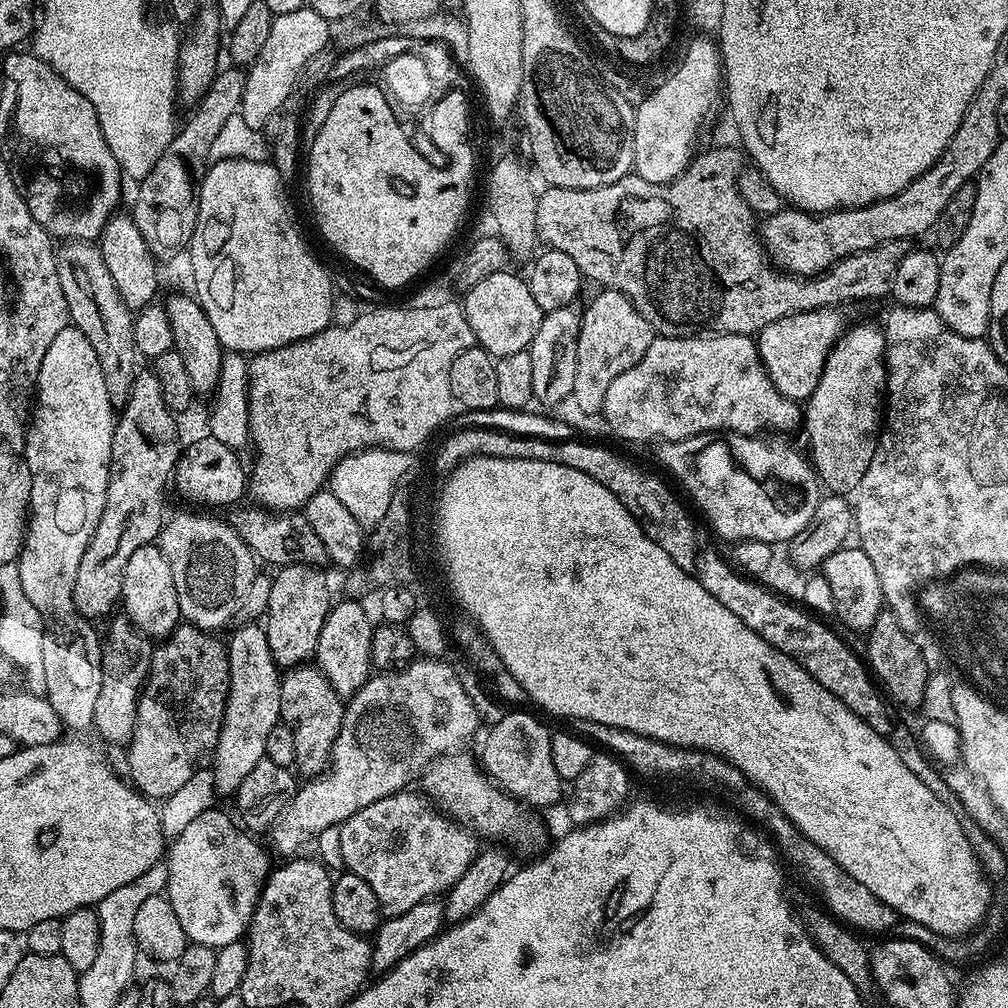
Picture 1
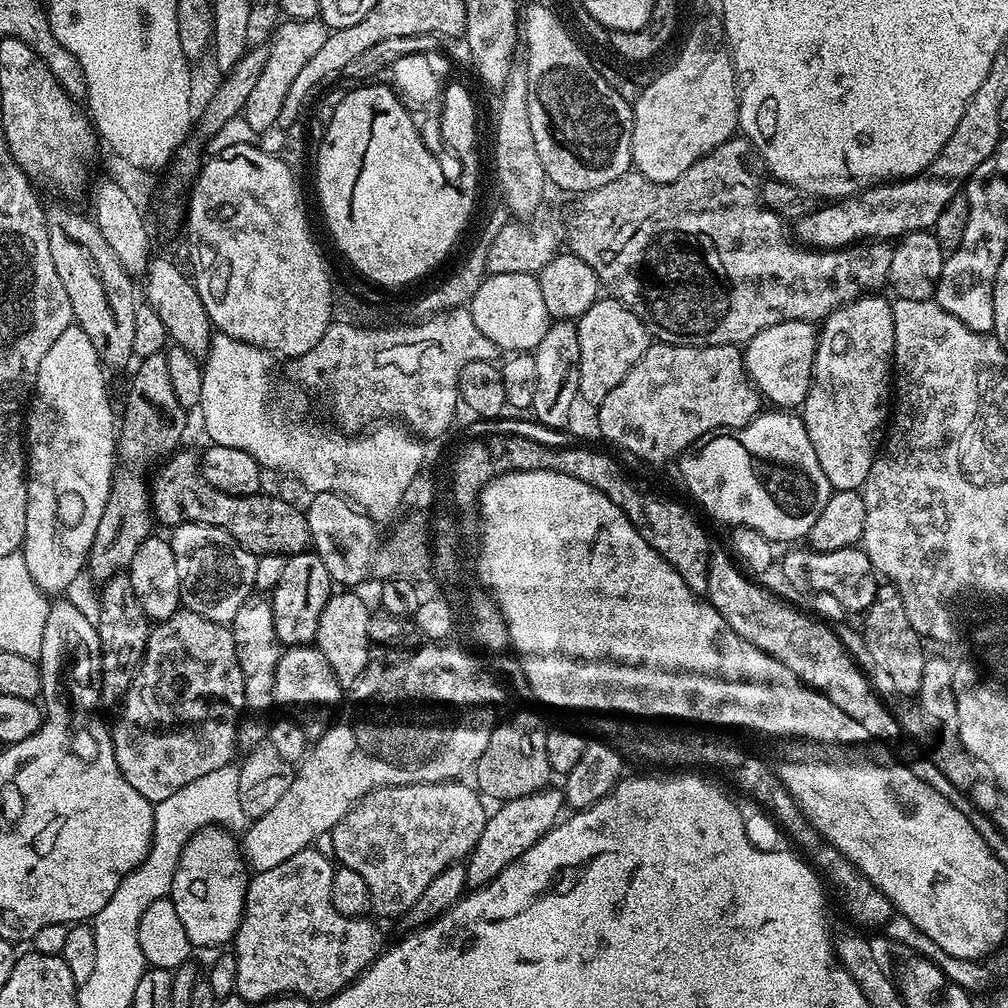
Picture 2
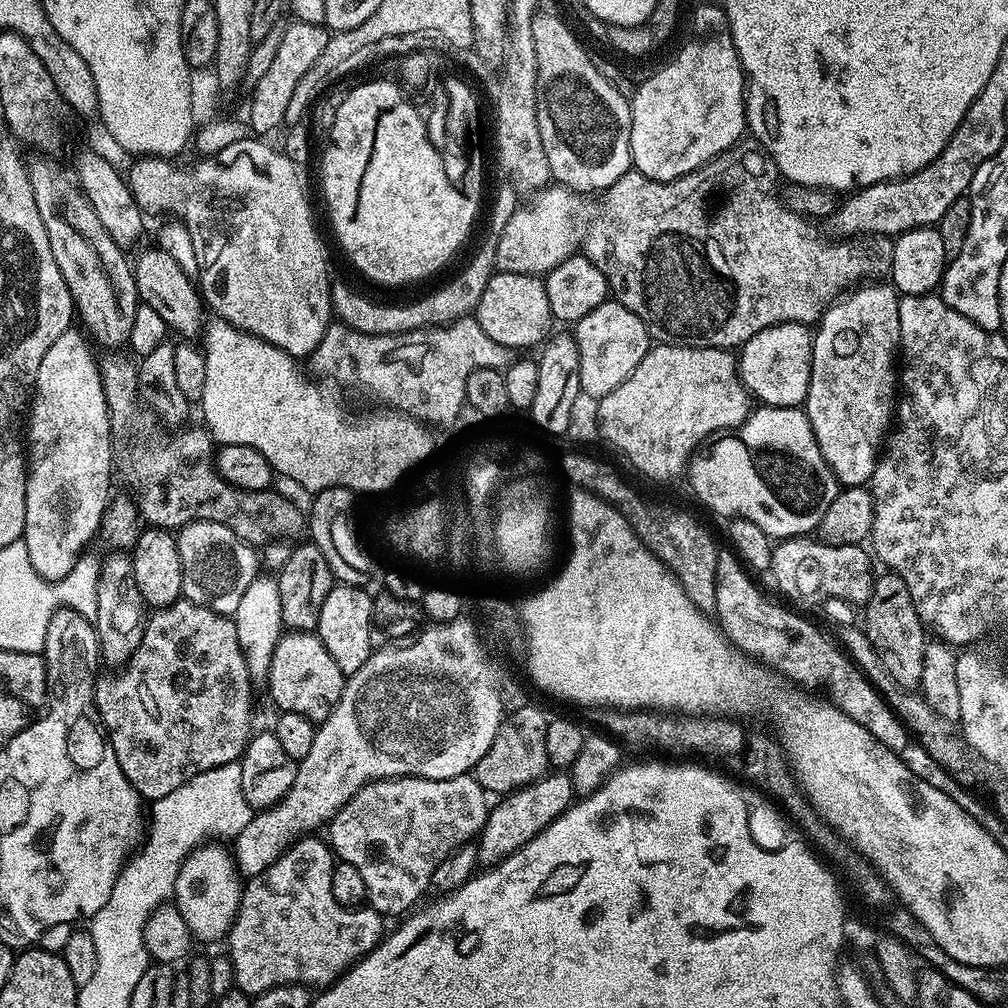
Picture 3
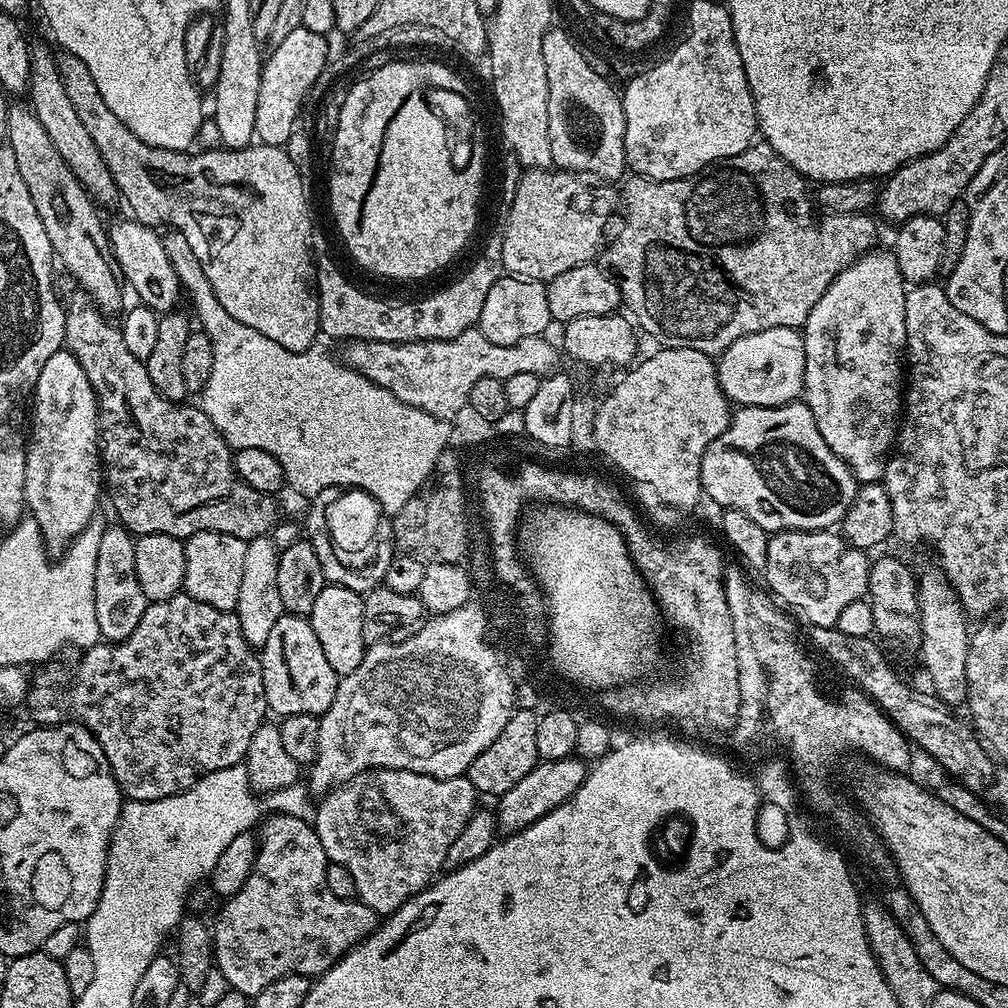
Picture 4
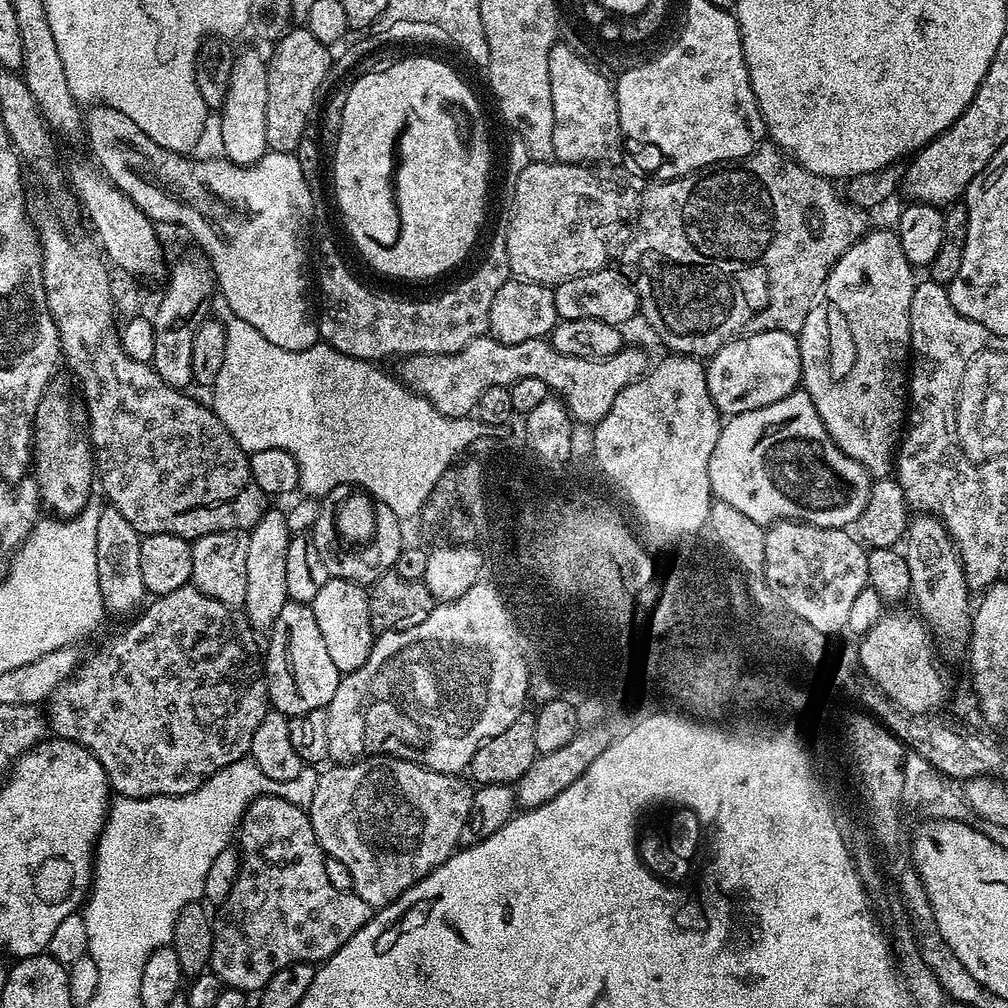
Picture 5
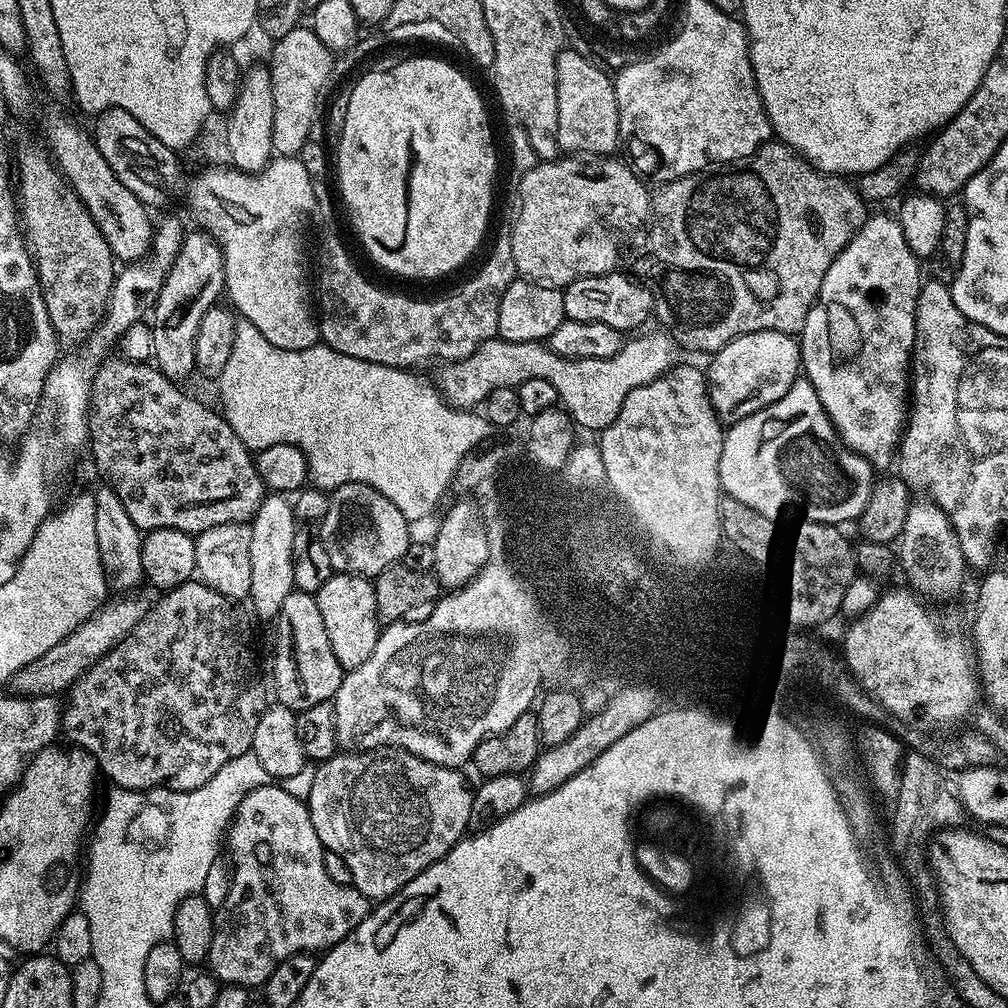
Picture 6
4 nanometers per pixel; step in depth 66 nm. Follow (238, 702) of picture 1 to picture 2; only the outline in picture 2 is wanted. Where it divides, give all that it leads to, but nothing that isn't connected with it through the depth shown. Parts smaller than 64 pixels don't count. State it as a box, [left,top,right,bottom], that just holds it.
[231,598,282,712]

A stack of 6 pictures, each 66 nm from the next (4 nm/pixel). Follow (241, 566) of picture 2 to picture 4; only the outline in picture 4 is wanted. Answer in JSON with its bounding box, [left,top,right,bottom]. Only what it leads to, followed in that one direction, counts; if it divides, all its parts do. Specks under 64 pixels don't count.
[183,532,247,611]

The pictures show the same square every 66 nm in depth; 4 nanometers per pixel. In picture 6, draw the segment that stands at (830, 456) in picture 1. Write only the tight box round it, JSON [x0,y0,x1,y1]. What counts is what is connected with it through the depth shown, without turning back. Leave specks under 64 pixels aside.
[798,215,922,469]

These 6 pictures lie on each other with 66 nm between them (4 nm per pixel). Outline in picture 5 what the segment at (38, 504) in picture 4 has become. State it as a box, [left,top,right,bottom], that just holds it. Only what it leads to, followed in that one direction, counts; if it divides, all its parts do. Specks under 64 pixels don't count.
[34,395,94,518]

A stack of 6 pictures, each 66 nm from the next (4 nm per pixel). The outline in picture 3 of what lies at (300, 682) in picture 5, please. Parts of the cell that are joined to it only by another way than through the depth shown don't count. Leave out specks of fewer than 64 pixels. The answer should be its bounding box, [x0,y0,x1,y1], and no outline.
[266,630,346,722]

